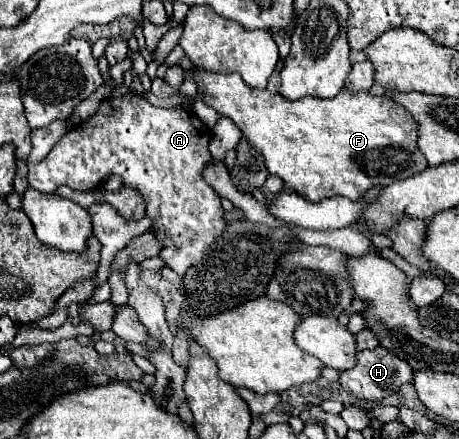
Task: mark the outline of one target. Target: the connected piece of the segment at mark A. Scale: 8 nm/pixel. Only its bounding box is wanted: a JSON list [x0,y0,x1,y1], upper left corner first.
[28,92,226,276]

